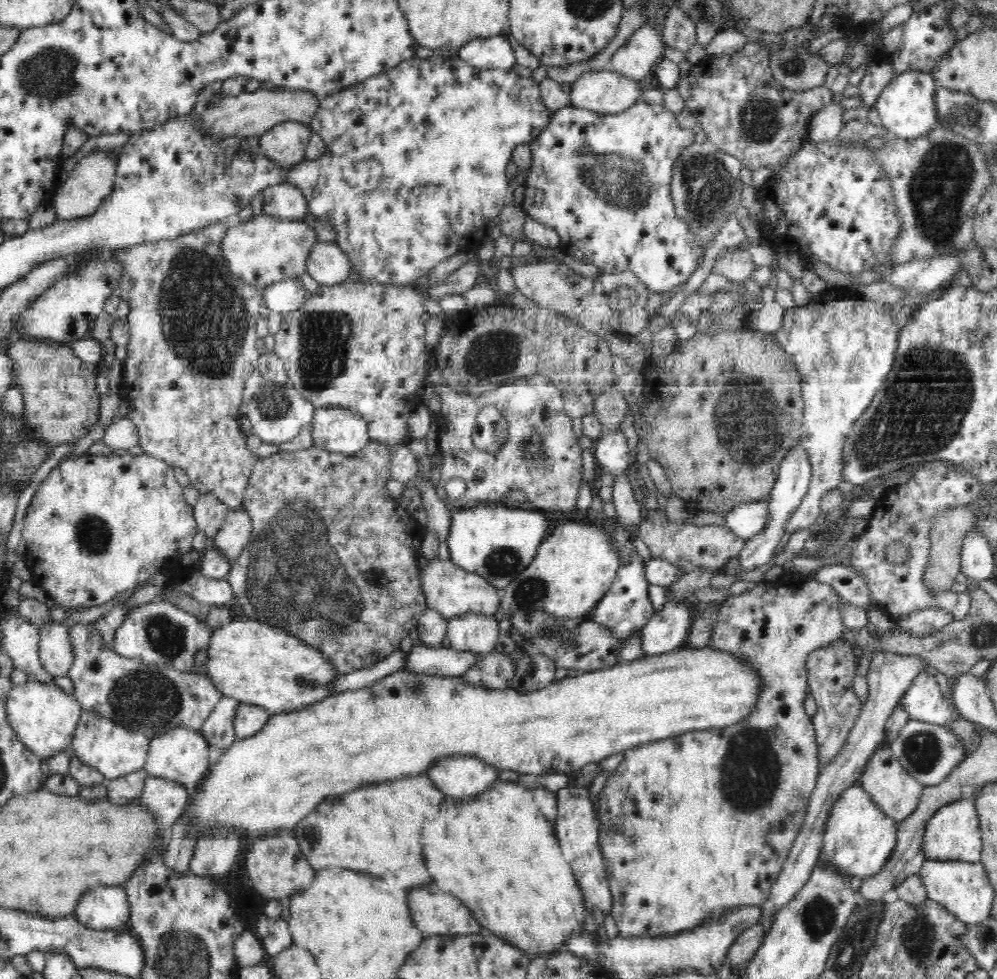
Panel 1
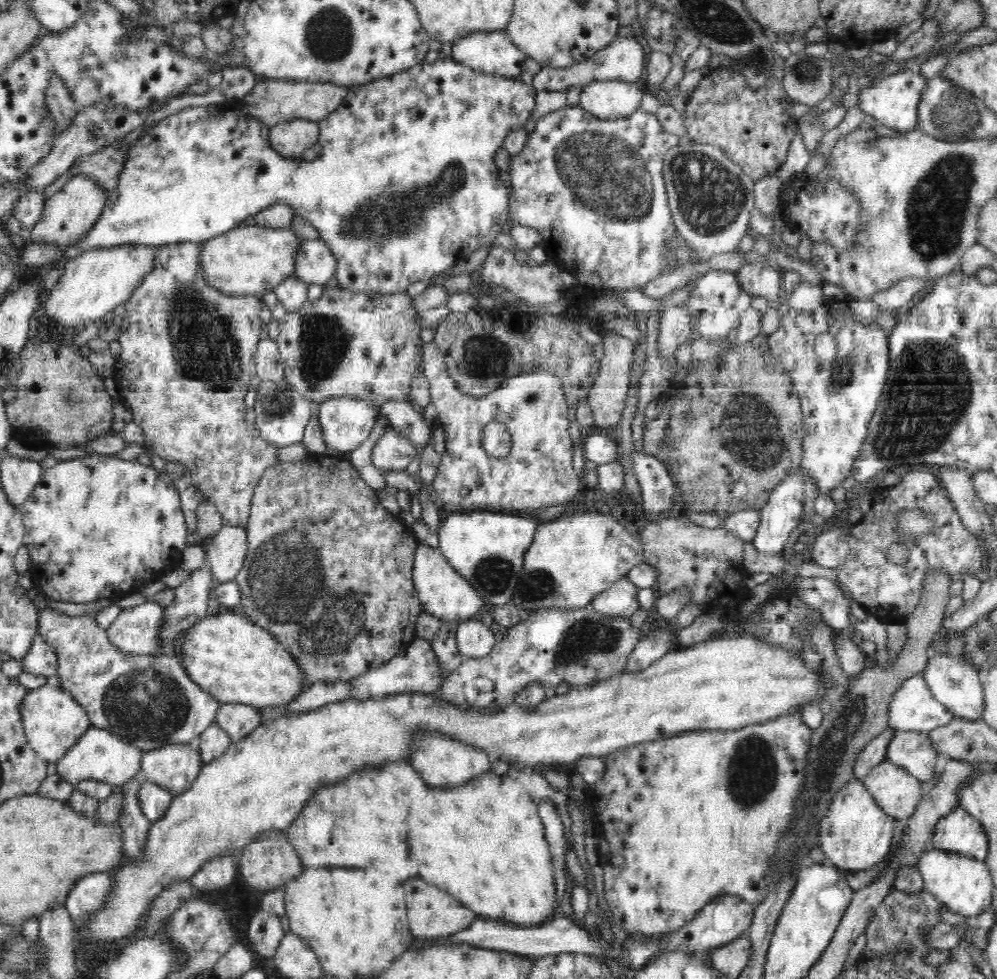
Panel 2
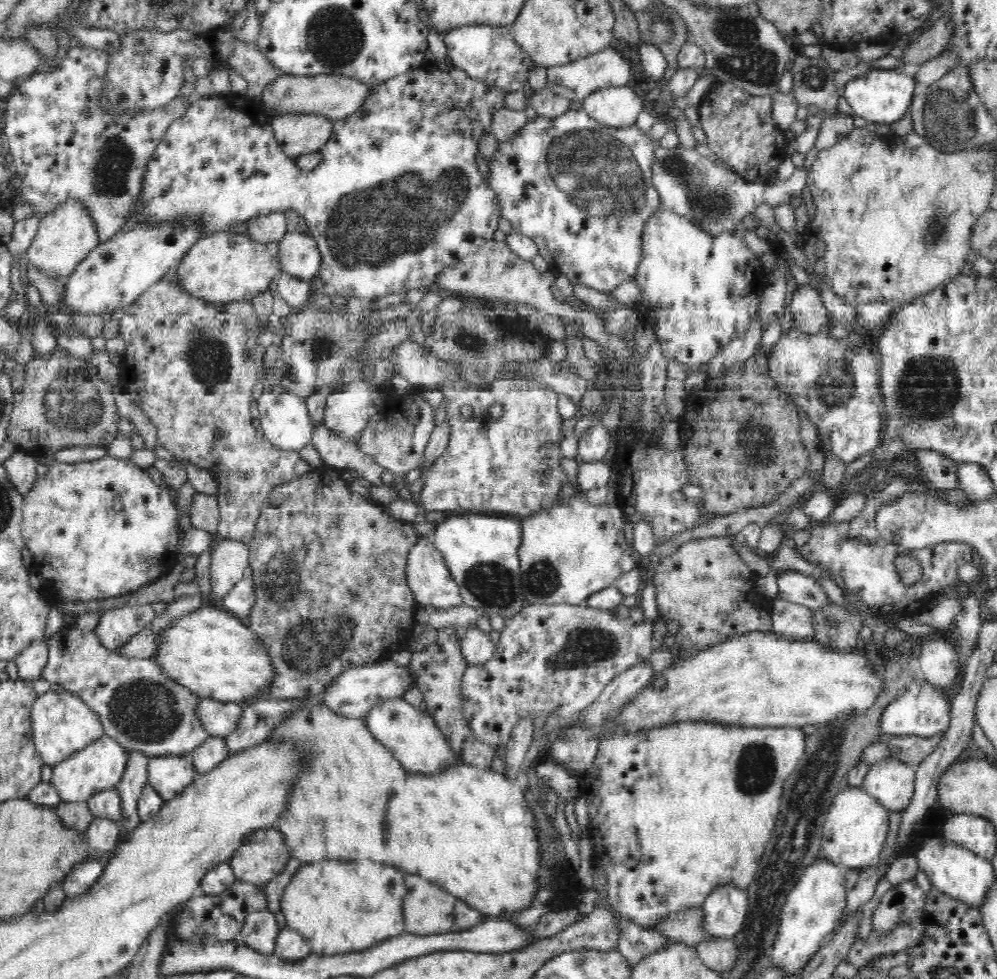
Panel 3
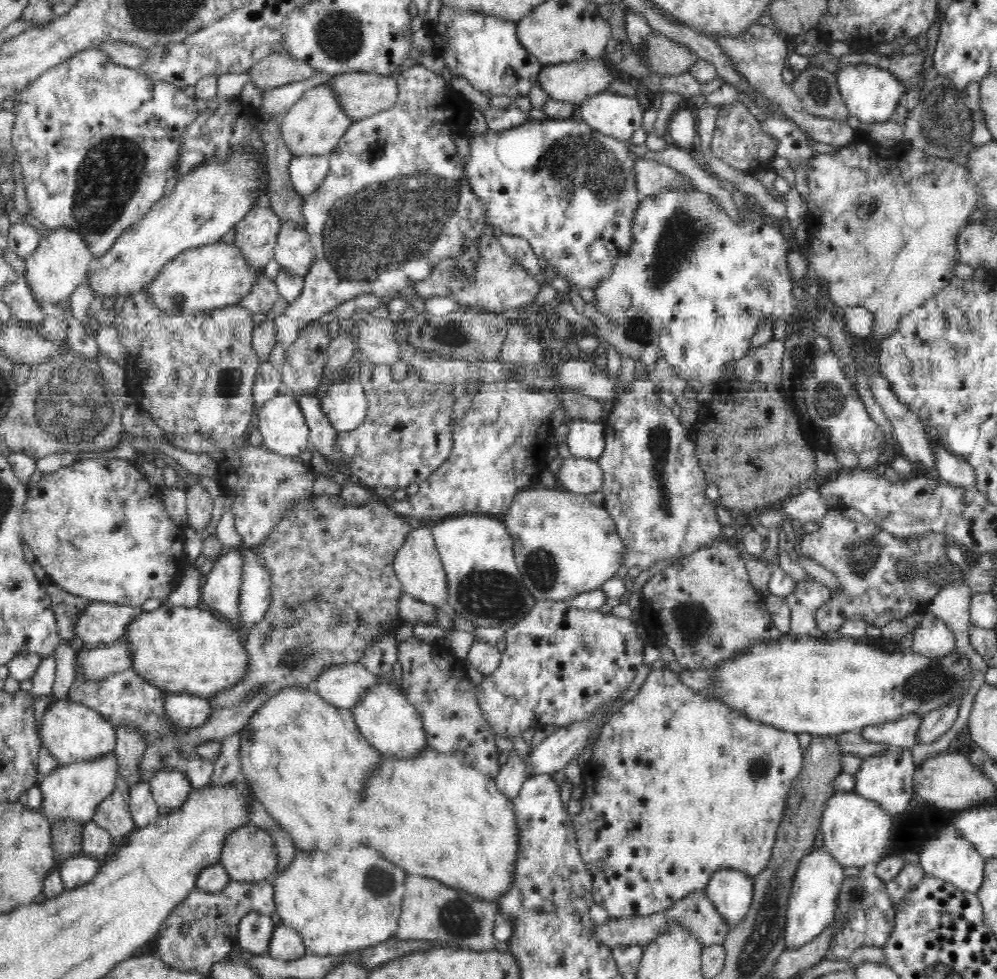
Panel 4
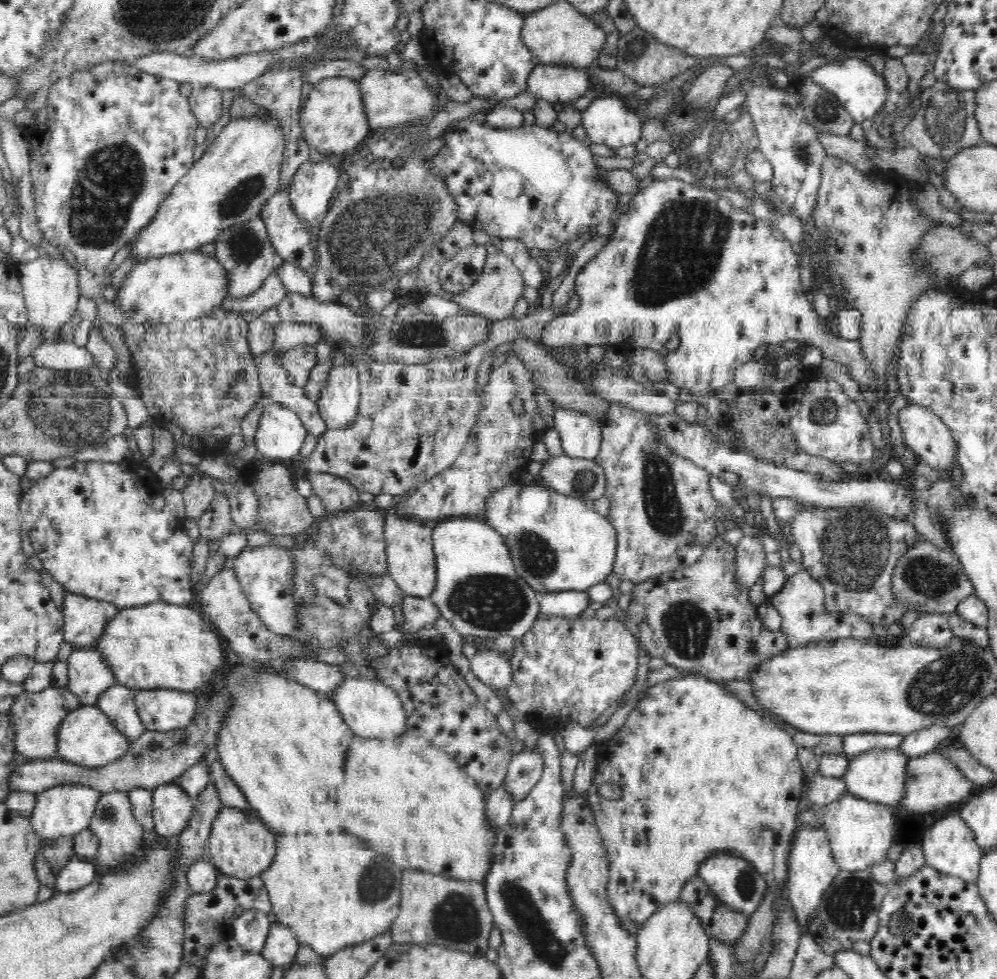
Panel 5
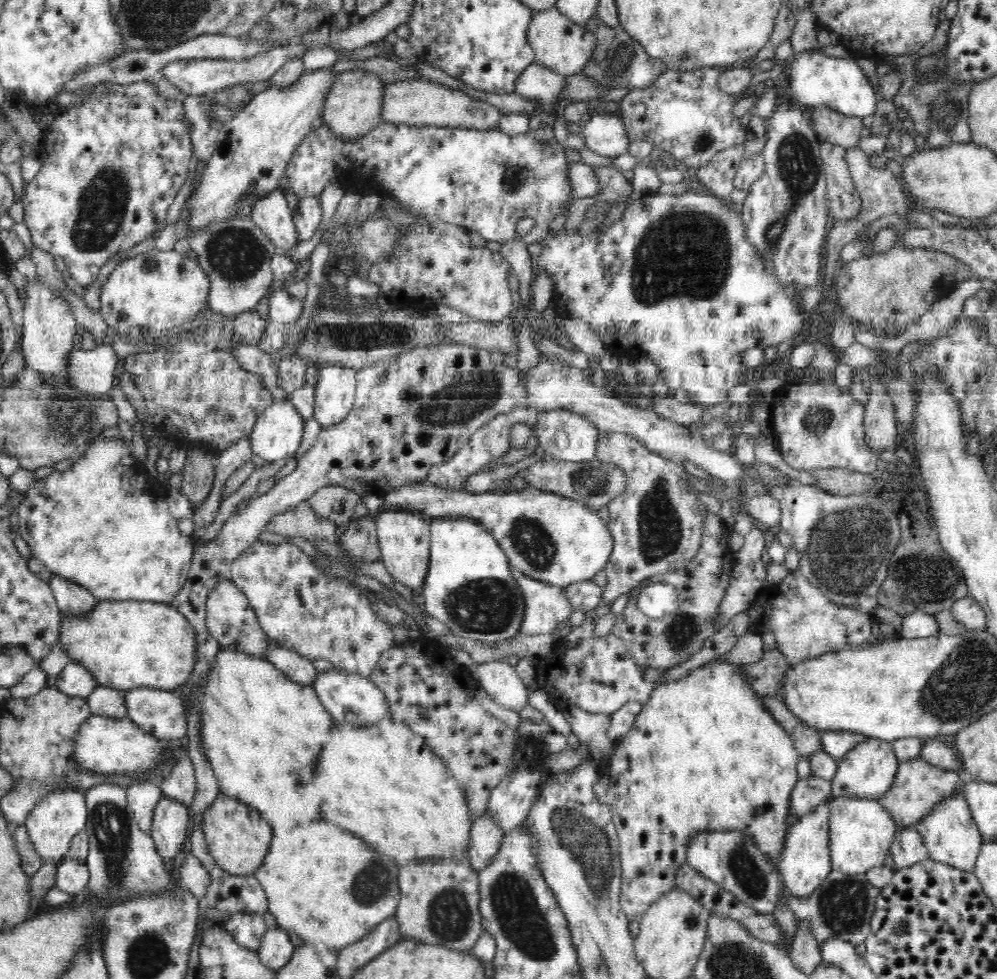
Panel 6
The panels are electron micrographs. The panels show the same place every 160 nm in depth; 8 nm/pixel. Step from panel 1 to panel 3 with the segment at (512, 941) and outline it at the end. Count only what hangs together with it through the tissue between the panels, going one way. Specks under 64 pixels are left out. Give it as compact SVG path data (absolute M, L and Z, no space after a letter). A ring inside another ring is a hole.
M462 762L442 774L414 774L406 773L406 784L398 788L398 796L390 804L390 852L384 854L388 858L386 862L438 884L484 914L502 917L532 905L541 887L538 882L540 841L537 821L522 785L491 768L479 769Z

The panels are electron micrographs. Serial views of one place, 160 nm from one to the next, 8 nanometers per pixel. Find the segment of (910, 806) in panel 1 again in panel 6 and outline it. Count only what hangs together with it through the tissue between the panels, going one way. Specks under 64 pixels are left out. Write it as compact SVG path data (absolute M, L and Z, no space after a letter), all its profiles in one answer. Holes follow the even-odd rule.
M869 737L869 740L854 747L843 759L838 761L835 775L830 780L833 799L840 797L878 799L893 786L900 766L892 741L884 741L874 737Z

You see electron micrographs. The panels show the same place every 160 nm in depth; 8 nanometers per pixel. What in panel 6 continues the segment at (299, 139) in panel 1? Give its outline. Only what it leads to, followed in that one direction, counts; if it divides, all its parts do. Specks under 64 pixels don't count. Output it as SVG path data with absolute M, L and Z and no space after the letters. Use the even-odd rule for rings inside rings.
M353 69L338 73L323 96L319 123L326 126L327 130L335 134L341 142L356 142L384 122L382 96L384 96L384 82L370 71Z

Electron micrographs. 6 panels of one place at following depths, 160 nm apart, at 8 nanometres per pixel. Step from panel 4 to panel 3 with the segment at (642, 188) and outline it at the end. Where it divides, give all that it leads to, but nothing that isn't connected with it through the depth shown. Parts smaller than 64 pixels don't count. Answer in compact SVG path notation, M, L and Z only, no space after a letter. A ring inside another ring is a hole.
M683 145L674 148L659 146L652 157L651 183L660 195L662 208L688 217L706 233L716 236L722 231L732 233L738 224L754 219L753 212L761 204L775 207L782 202L795 203L802 195L808 173L809 168L802 167L798 162L792 175L785 181L777 180L773 185L752 182L732 169L726 170L714 165L708 157L694 149Z

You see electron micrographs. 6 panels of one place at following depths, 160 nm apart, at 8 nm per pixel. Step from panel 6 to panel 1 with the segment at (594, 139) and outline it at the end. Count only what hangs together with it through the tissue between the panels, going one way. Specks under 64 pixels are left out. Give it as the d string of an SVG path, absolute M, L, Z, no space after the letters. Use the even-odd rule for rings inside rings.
M607 69L584 72L571 84L570 106L600 114L618 114L641 98L638 81Z

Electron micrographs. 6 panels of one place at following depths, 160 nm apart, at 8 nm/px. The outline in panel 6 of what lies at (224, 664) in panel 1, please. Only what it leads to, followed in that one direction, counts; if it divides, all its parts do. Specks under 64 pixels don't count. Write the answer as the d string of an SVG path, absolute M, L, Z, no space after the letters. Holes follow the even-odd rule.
M98 600L92 612L71 620L61 613L62 648L69 662L83 664L100 686L116 690L152 687L165 691L190 682L195 663L194 627L171 604Z

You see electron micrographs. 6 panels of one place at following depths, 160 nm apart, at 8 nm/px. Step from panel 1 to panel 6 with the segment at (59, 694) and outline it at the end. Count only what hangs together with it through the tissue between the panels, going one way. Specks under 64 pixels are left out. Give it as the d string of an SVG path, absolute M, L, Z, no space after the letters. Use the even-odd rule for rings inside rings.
M92 713L75 730L73 754L80 768L86 771L134 772L135 769L154 764L159 748L165 745L166 740L144 732L127 716L117 719Z

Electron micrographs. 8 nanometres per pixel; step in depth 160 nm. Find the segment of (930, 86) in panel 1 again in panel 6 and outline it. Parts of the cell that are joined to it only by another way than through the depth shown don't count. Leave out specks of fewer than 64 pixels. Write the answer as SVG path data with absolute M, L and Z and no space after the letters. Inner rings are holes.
M822 47L822 50L815 50L814 52L800 52L799 54L795 54L789 63L787 64L787 68L789 71L787 72L787 77L789 78L789 86L788 86L788 94L792 97L794 97L794 100L798 100L800 104L803 104L804 107L807 107L809 110L812 108L818 108L818 106L827 106L830 110L836 110L838 112L841 112L842 114L845 114L846 116L859 116L864 118L865 116L868 116L870 114L873 114L875 112L874 106L876 106L876 102L879 101L880 98L876 98L876 92L874 91L874 88L870 86L870 82L866 80L866 76L864 76L864 72L858 68L858 64L854 62L854 57L849 56L848 54L833 54L833 55L826 55L823 54L821 51L827 51L824 47Z

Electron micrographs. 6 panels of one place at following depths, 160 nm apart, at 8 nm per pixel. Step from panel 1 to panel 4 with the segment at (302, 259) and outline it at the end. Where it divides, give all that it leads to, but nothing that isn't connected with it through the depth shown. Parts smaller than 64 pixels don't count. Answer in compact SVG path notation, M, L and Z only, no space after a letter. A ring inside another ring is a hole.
M215 241L212 244L181 252L160 272L144 293L152 295L156 307L168 312L194 313L212 311L238 304L249 294L263 272L254 267L234 244Z

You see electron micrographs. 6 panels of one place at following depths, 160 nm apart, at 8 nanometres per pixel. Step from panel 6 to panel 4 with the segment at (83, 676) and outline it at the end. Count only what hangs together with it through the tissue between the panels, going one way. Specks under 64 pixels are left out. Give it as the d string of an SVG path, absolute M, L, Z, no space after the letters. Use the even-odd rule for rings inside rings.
M125 637L106 646L90 649L80 654L80 657L90 678L106 678L122 669L131 668L133 659Z

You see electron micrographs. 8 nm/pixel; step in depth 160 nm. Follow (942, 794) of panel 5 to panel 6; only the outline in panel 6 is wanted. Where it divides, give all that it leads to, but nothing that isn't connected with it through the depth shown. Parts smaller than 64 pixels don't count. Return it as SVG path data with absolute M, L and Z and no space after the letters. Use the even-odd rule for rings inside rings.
M919 756L900 764L893 786L877 801L885 805L894 822L902 827L913 826L934 810L942 800L962 788L965 778L957 771L938 768Z

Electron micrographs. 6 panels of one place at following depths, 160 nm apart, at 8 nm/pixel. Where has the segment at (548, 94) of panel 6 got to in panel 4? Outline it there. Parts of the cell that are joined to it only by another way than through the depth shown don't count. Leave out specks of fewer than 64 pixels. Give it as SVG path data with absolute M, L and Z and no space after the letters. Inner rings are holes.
M601 58L544 65L537 78L537 83L551 98L574 105L602 93L610 82L612 74Z

